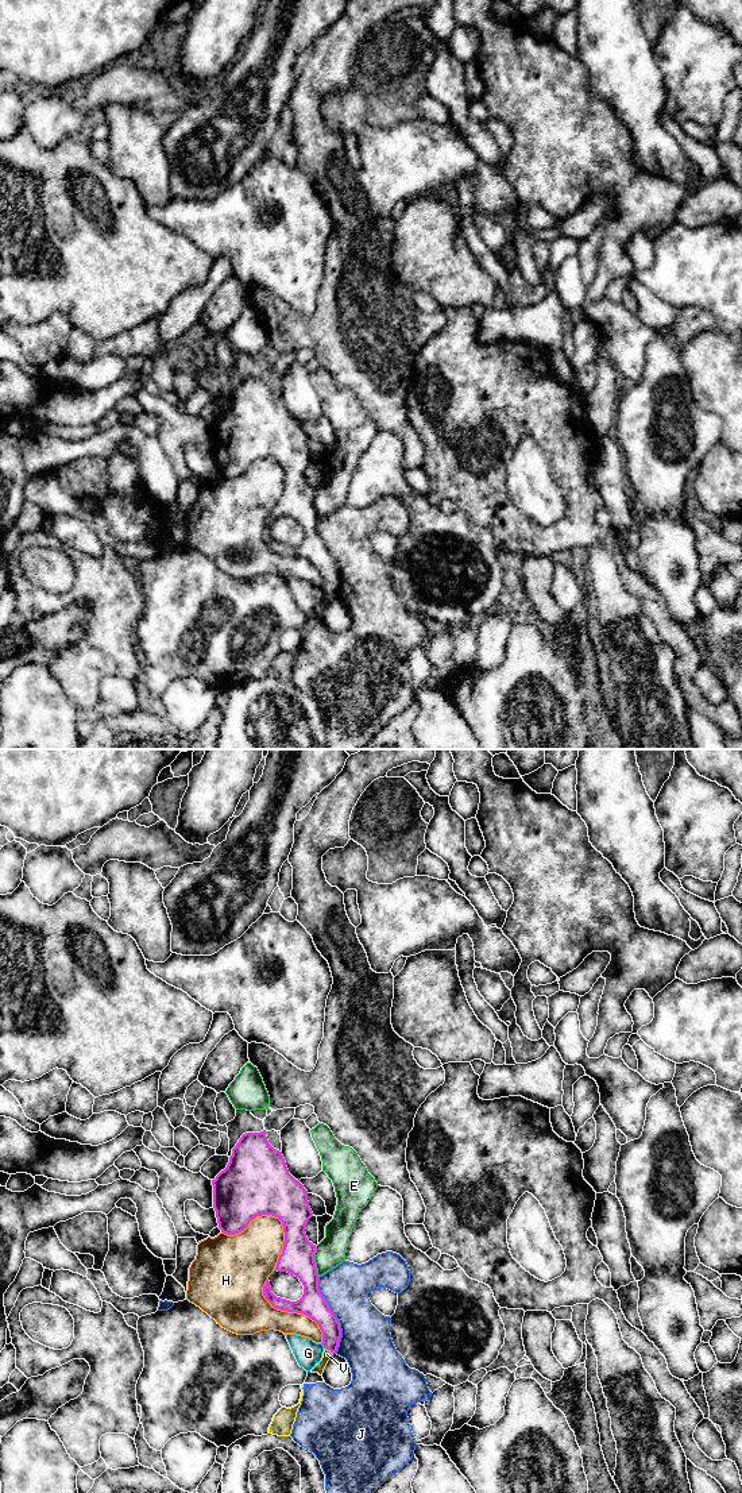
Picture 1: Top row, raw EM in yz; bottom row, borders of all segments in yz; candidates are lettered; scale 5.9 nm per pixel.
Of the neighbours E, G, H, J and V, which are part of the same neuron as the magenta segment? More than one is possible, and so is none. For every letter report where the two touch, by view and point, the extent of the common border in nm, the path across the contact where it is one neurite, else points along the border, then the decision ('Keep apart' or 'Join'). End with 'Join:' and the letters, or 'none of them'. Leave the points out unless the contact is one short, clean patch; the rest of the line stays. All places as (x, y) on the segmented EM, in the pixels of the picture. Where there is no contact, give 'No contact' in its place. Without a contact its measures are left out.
E: Touches magenta at yz (313, 1261). Shared border 190 nm. Keep apart
G: Touches magenta at yz (323, 1345). Shared border 40 nm. Keep apart
H: Touches magenta at yz (274, 1215). Shared border 400 nm. Keep apart
J: Touches magenta at yz (335, 1315). Shared border 460 nm. Keep apart
V: Touches magenta at yz (328, 1349). Shared border 70 nm. Boundary: yz (324, 1347), (332, 1354). Keep apart
Join: none of them

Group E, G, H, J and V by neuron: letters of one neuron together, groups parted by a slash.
E / G / H / J / V

